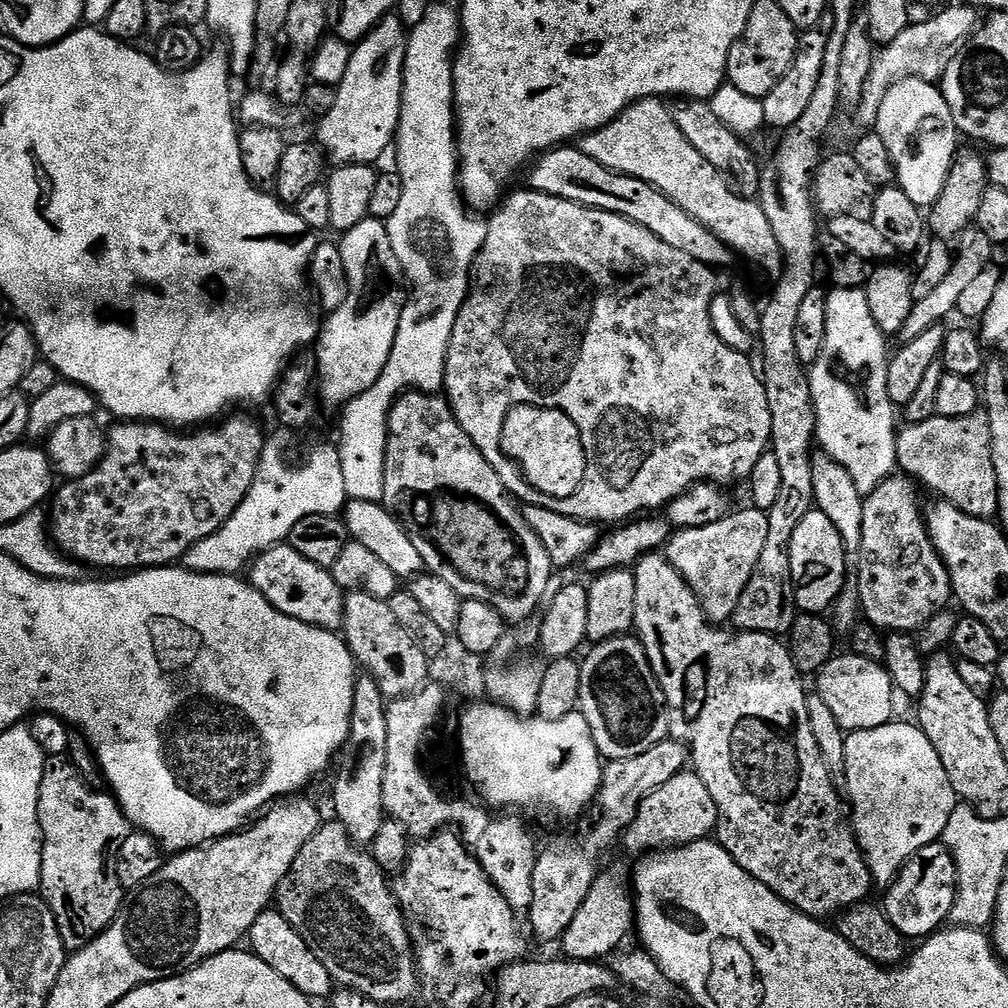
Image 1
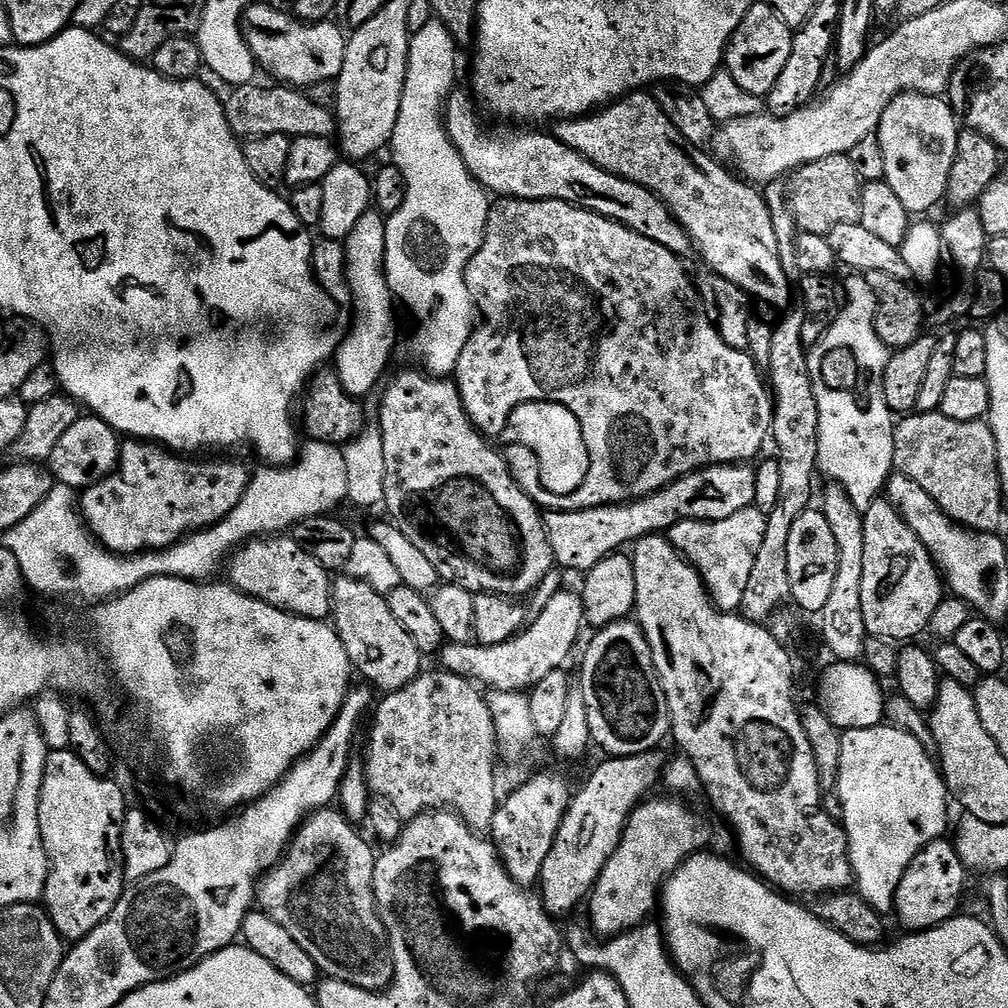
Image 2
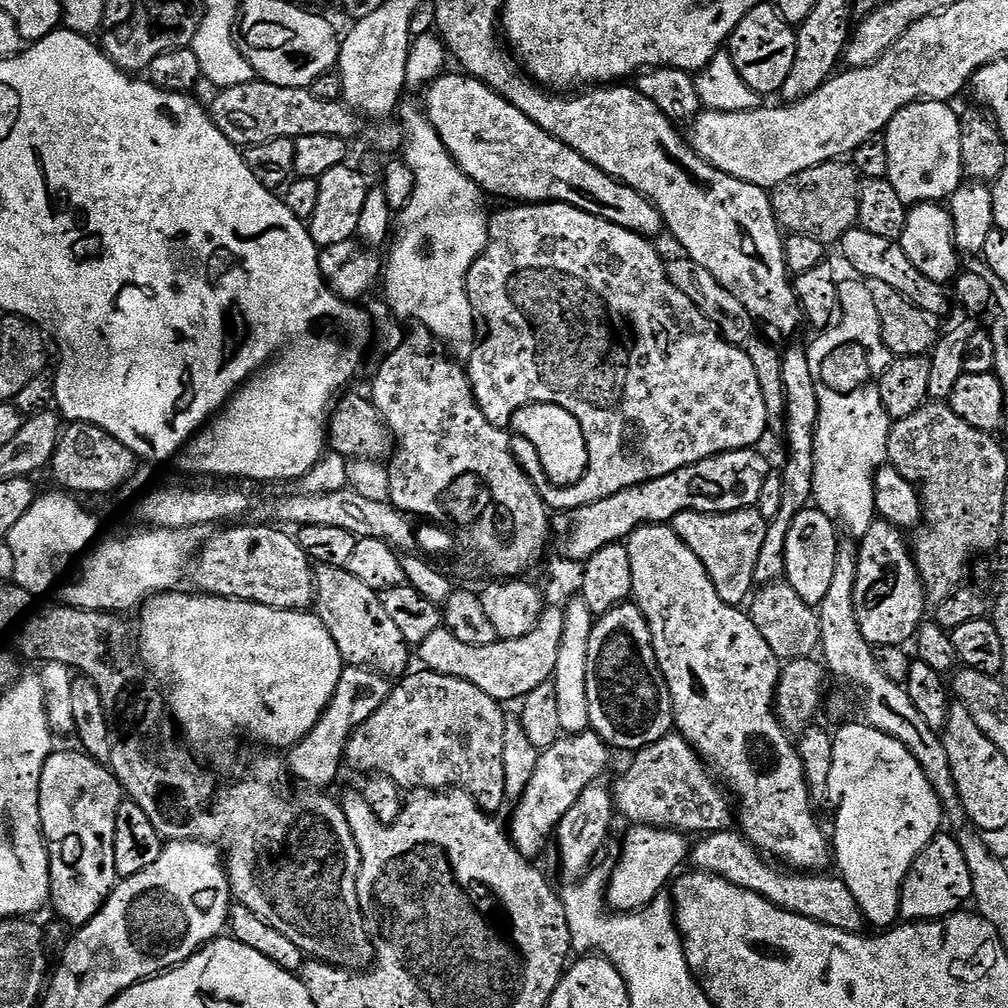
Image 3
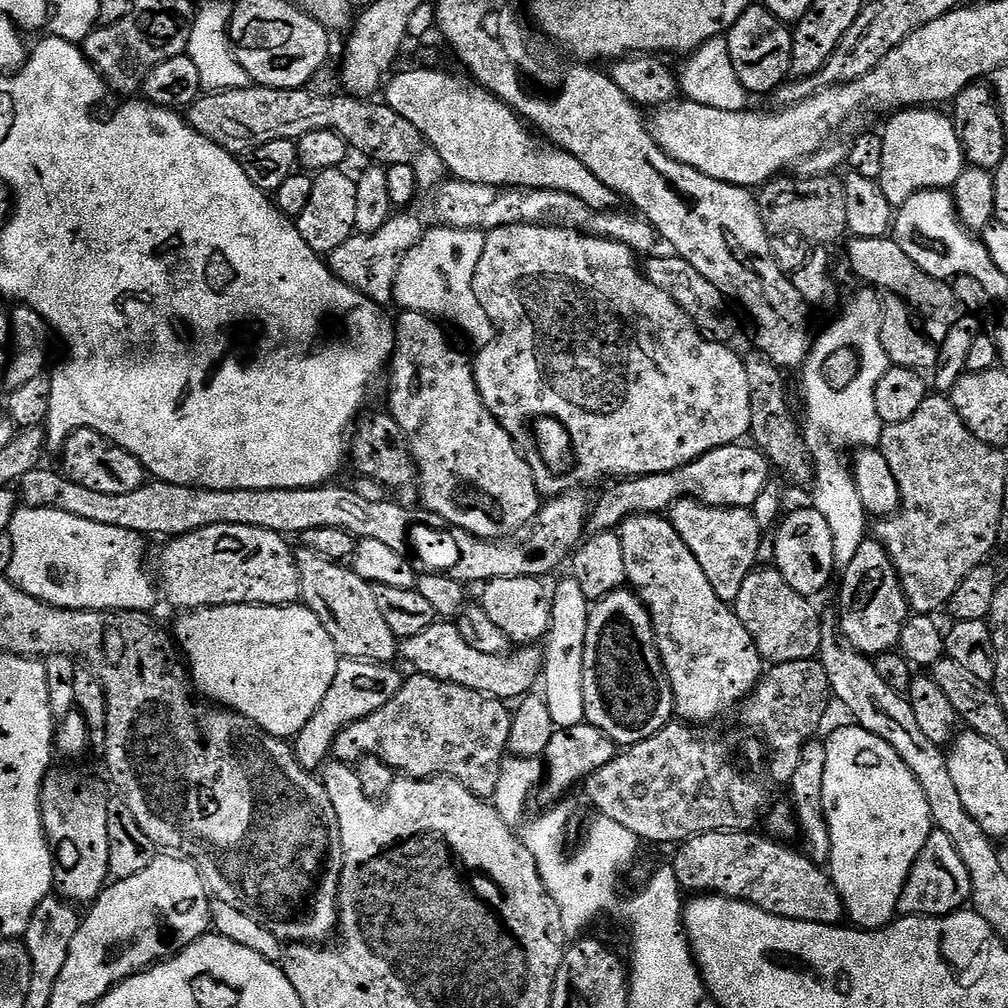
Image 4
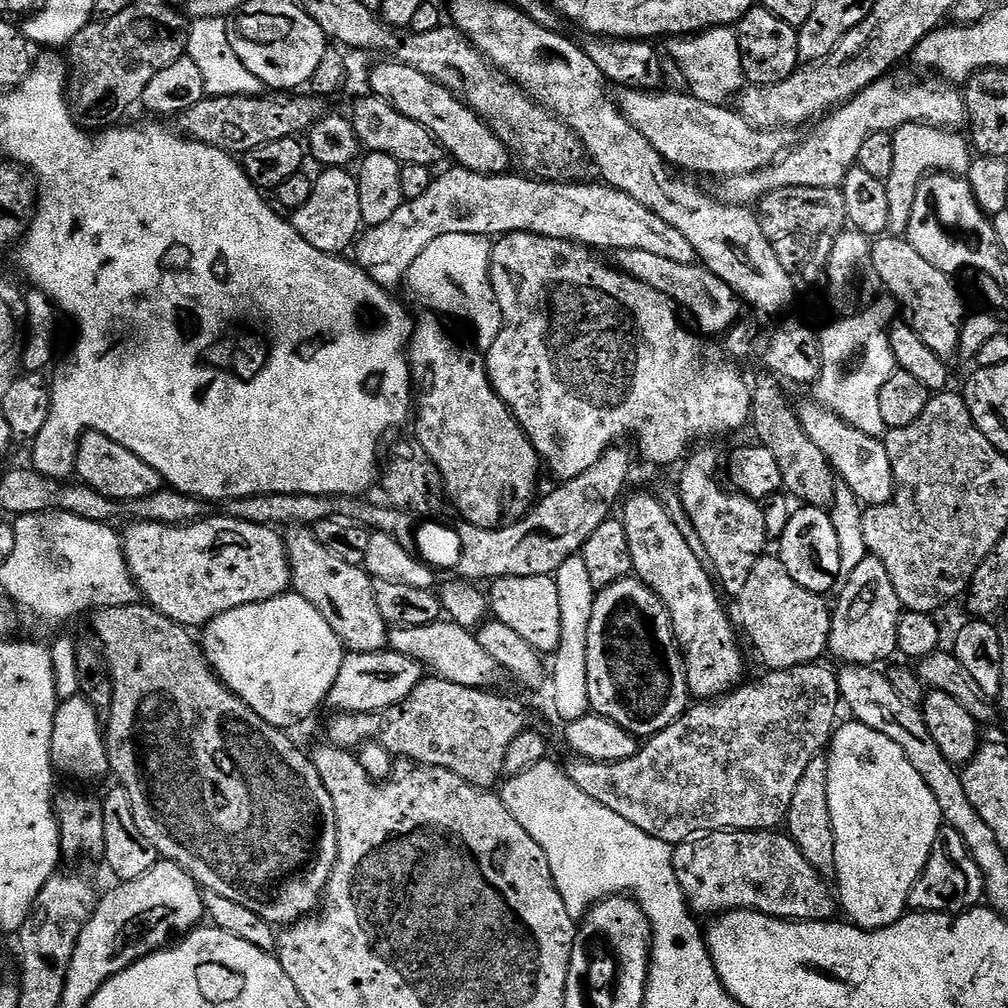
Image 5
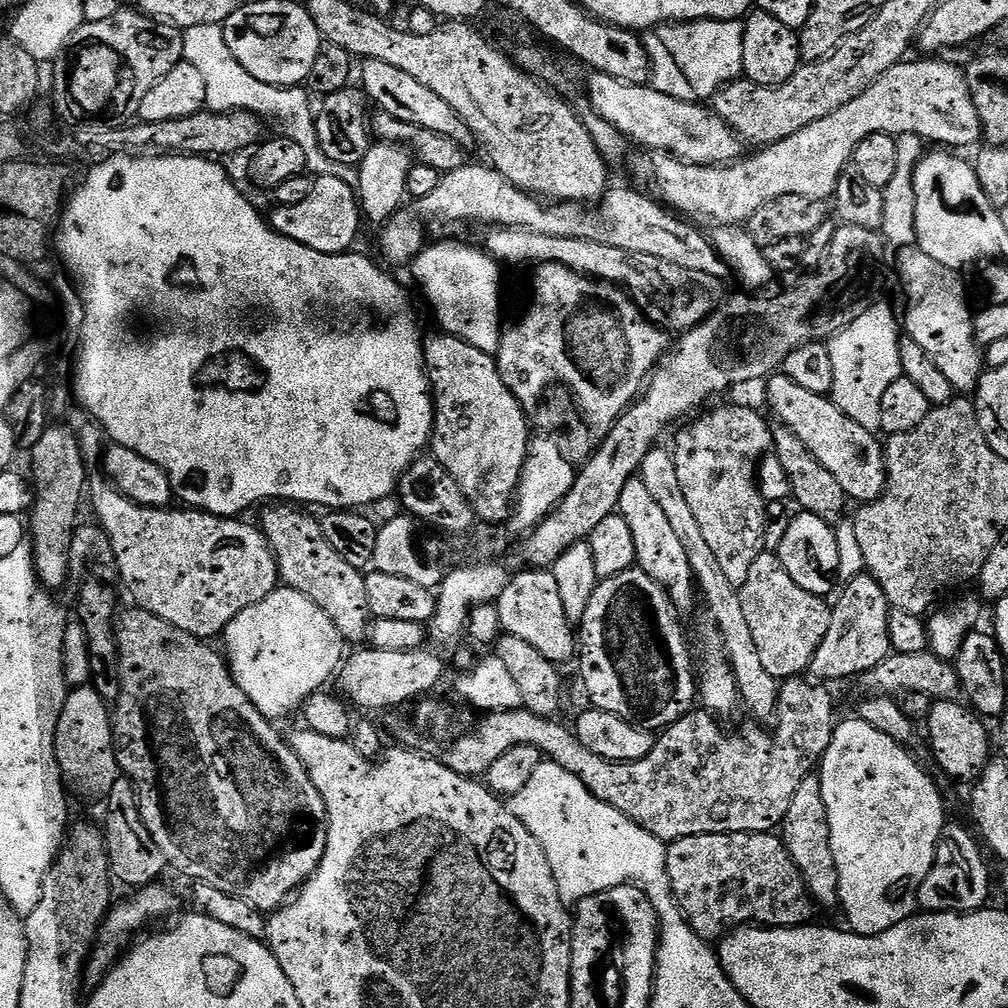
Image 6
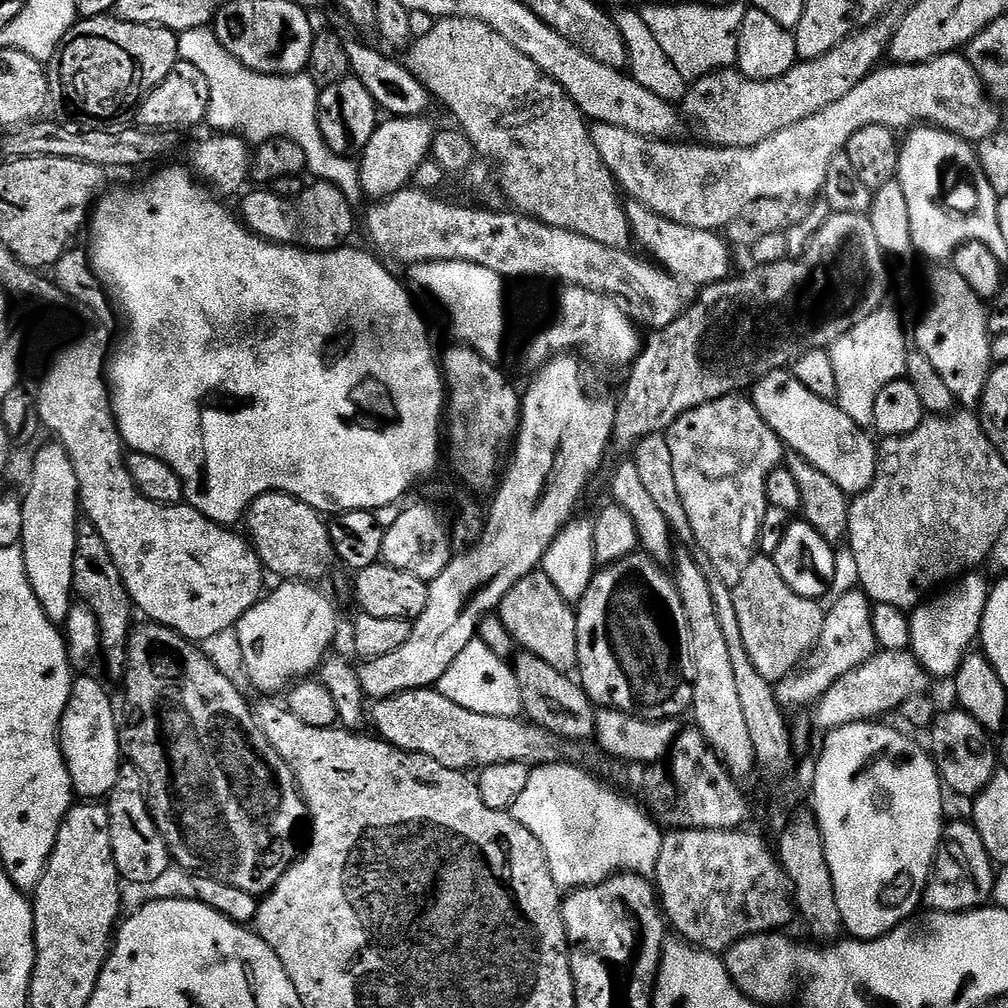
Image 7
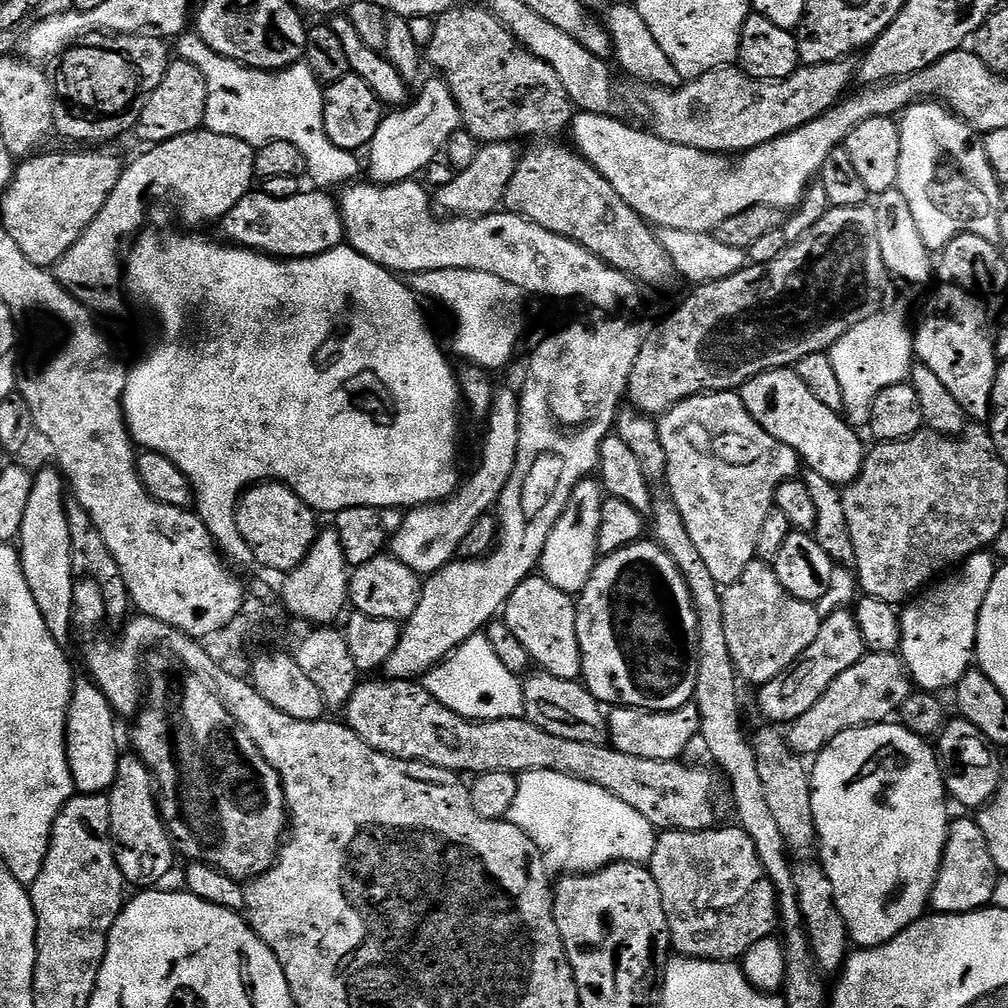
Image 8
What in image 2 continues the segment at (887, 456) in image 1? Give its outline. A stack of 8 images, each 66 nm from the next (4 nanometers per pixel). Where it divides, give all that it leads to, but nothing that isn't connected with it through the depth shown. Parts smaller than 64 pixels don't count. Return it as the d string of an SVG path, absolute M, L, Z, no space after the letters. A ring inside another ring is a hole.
M852 274L842 284L843 304L834 323L828 325L824 336L811 345L808 354L814 398L818 398L818 468L829 476L833 485L846 490L850 502L863 514L885 491L888 477L894 472L894 414L886 406L884 371L890 355L876 333L876 299L870 290L867 275Z

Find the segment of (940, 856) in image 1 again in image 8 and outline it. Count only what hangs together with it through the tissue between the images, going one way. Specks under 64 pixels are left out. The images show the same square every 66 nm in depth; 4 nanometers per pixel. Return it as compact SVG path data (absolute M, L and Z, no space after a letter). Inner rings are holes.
M953 819L948 825L948 841L932 887L931 911L936 914L953 916L987 908L992 904L997 879L998 873L994 866L994 858L990 858L990 846L986 846L986 834L982 834L975 819Z

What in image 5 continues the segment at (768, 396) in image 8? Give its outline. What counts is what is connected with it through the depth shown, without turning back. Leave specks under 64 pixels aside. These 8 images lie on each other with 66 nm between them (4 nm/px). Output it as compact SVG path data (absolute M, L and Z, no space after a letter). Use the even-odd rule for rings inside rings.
M811 403L799 405L798 415L802 429L809 435L810 442L818 446L828 460L829 466L842 481L843 487L849 488L858 497L861 505L870 508L877 508L890 502L894 485L890 458L886 454L883 439L862 434L862 430L850 427L845 420L829 412L823 404Z

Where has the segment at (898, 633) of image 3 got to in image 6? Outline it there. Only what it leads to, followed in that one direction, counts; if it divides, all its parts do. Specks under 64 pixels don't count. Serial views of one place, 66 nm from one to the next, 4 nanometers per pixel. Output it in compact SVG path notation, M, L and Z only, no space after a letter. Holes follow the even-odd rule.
M867 574L855 576L843 587L839 589L840 597L839 592L835 597L836 604L834 600L831 605L830 630L826 630L826 638L822 638L822 646L818 646L810 665L811 675L820 682L848 680L852 675L874 670L874 666L893 655L888 633L890 605L882 588Z

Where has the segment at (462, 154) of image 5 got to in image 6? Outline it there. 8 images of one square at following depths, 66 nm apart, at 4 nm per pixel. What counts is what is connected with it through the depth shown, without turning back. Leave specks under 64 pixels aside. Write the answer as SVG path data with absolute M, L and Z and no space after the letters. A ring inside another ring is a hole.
M366 60L359 65L358 80L362 91L379 111L394 114L402 122L410 122L414 126L422 126L426 130L434 130L434 134L446 134L446 138L454 138L465 150L473 147L472 132L456 116L452 105L442 102L430 86L422 86L422 82L414 82L406 70L398 70L394 66L386 66L386 62Z

